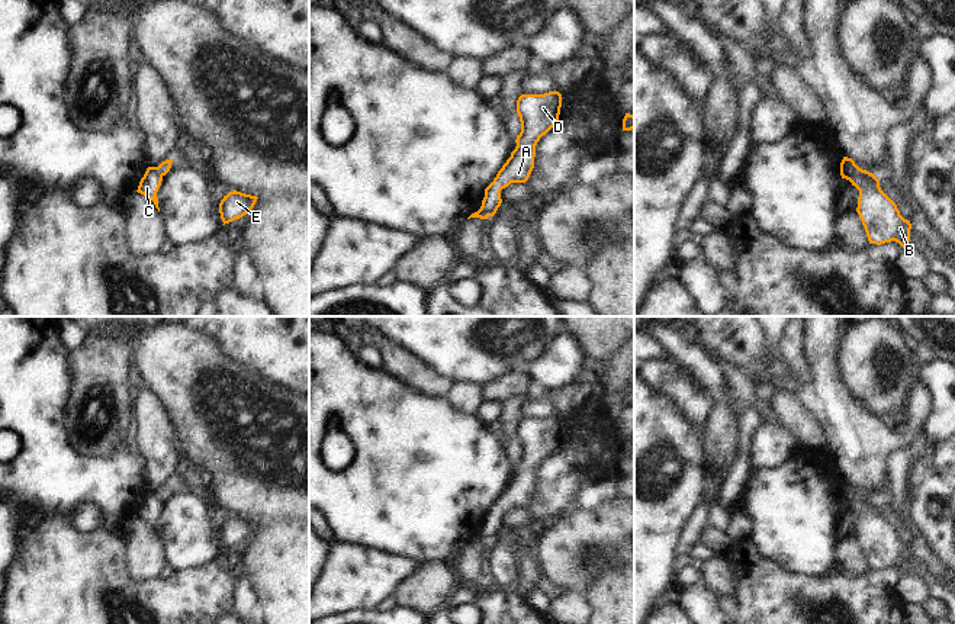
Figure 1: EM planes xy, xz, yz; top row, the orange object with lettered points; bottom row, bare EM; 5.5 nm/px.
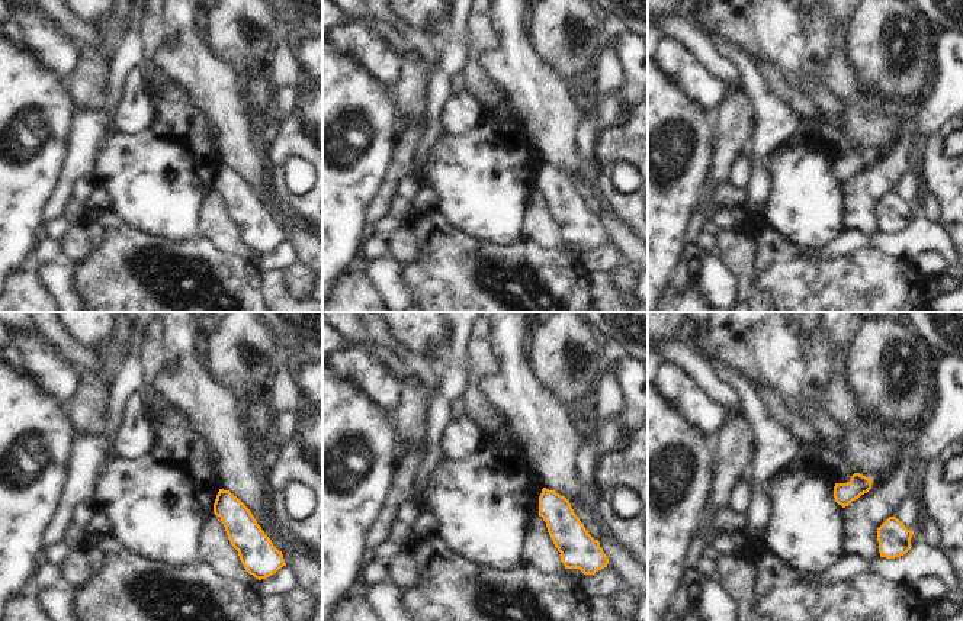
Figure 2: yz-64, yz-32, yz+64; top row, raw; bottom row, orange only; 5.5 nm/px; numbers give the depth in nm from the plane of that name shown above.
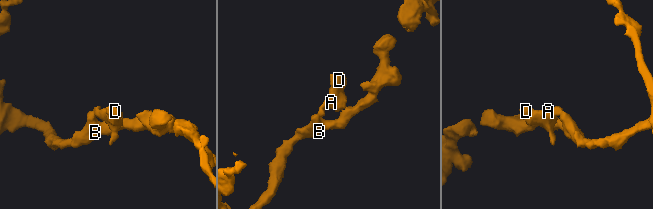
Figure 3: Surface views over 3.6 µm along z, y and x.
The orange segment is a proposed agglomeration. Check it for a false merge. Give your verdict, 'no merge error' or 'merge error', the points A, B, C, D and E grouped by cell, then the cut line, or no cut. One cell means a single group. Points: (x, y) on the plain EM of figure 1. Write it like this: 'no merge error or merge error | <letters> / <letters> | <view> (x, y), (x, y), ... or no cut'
merge error | A D / B C E | yz (858, 492), (849, 505)

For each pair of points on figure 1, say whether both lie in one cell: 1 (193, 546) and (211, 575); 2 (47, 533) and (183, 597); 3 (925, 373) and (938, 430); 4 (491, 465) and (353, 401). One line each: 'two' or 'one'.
1: two
2: one
3: one
4: one

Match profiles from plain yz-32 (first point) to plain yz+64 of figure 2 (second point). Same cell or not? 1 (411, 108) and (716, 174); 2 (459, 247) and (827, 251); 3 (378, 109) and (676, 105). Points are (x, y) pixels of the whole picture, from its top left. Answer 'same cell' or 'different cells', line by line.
1: same cell
2: different cells
3: same cell

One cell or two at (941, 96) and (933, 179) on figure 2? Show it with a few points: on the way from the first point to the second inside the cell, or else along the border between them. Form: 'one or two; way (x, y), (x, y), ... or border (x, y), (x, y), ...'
two; border (947, 119), (928, 137)

